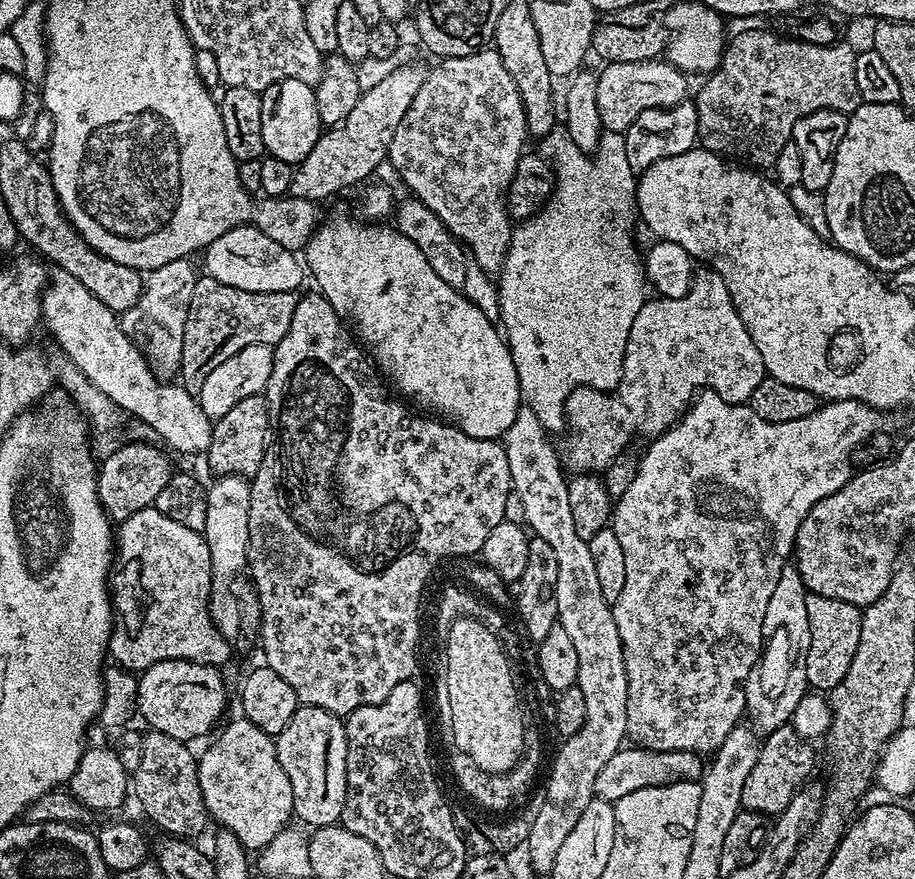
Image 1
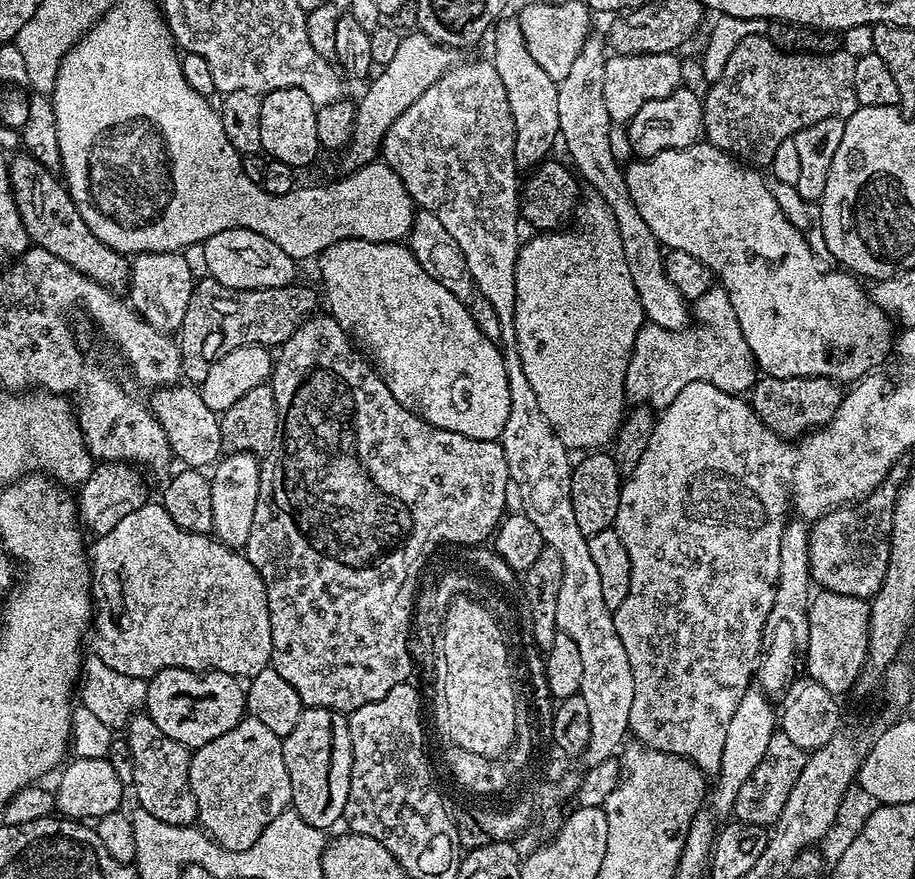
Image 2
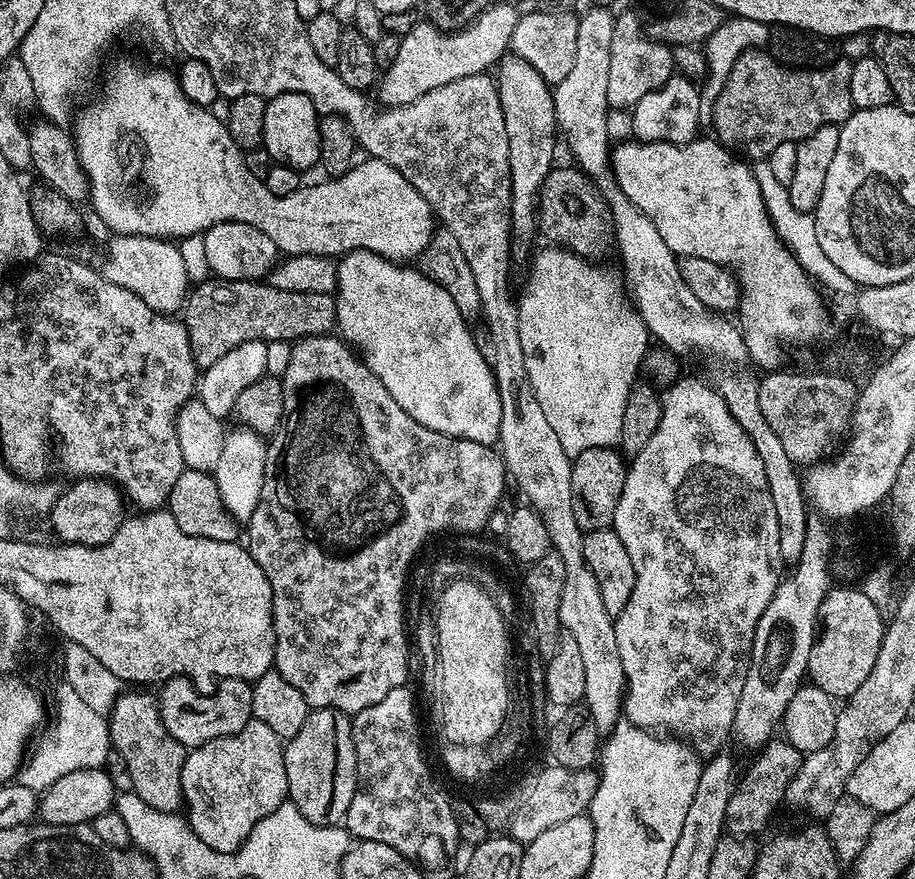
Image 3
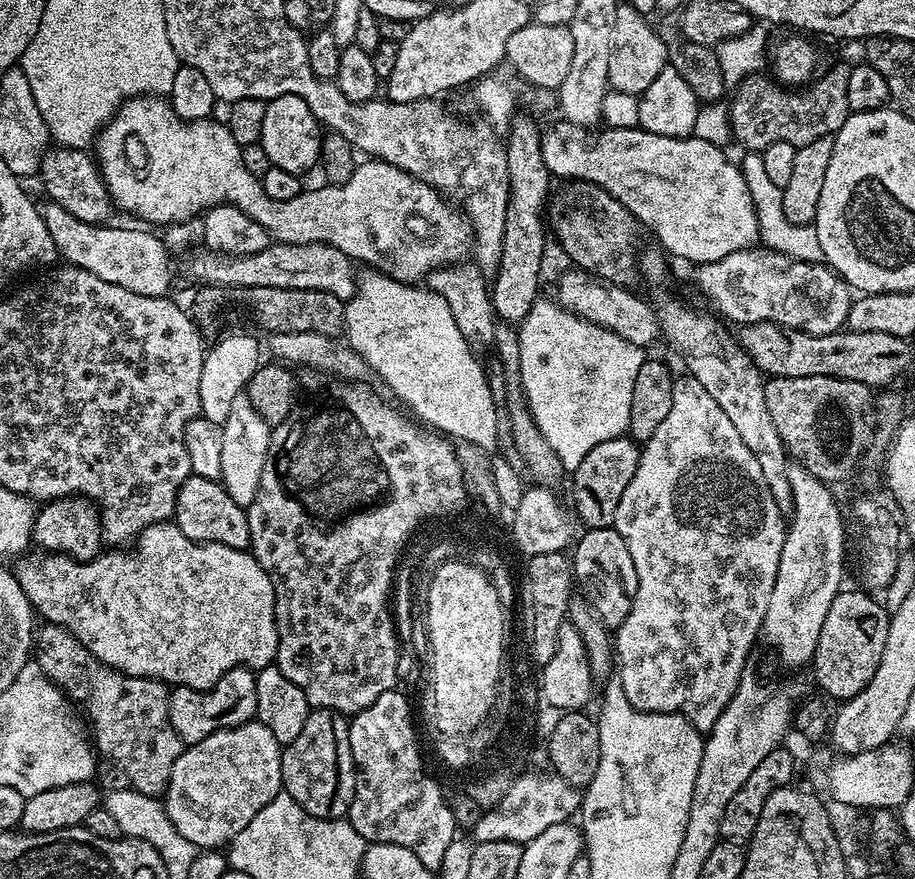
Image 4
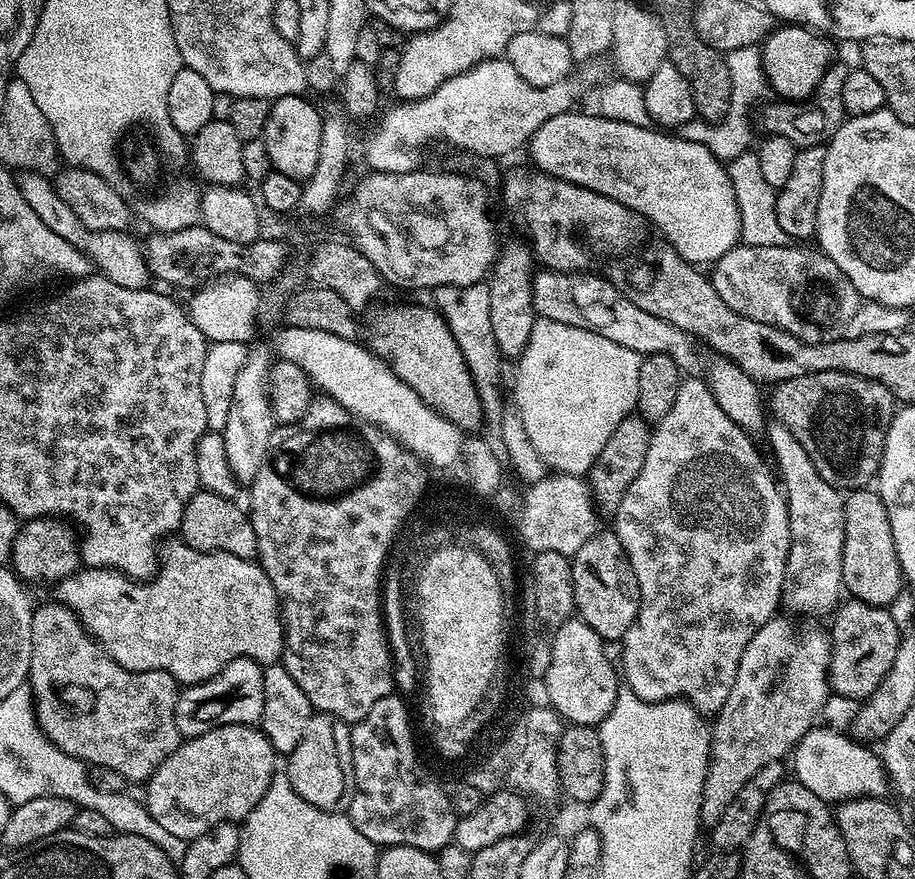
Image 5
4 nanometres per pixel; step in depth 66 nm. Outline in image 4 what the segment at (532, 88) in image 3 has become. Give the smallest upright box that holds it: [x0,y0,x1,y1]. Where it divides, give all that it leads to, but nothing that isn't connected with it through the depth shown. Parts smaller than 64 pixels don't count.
[490,115,550,326]

